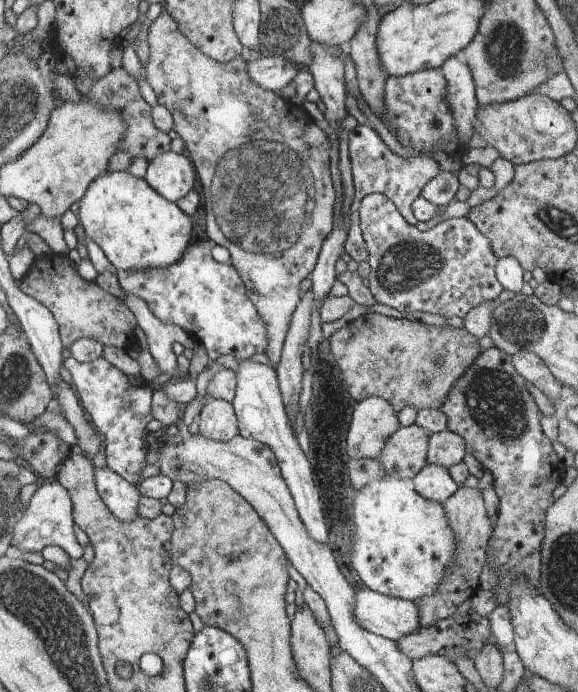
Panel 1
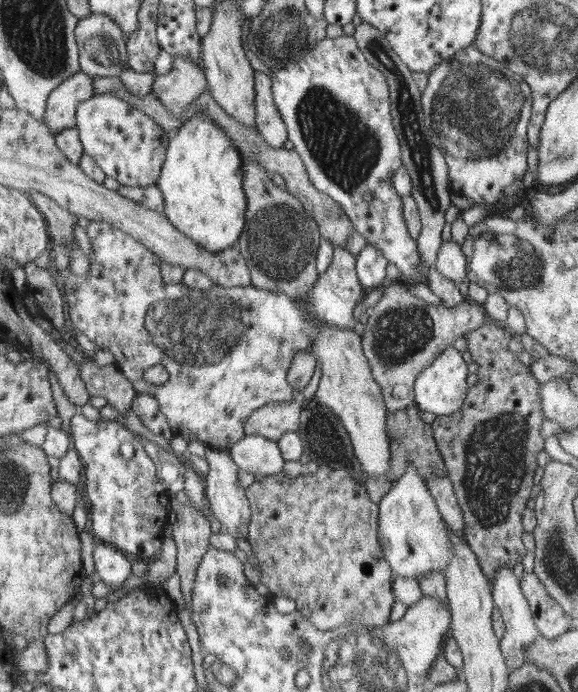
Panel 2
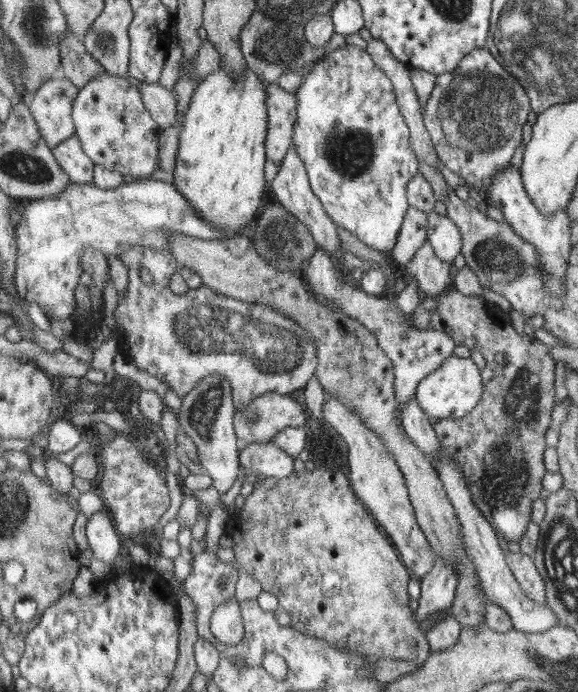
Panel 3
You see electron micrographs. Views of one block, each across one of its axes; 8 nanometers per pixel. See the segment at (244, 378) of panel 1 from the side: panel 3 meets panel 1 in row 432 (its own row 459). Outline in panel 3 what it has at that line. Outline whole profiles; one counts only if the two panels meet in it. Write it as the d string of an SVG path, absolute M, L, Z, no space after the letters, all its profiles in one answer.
M271 441L250 442L239 450L239 465L274 479L286 478L294 471L294 458Z

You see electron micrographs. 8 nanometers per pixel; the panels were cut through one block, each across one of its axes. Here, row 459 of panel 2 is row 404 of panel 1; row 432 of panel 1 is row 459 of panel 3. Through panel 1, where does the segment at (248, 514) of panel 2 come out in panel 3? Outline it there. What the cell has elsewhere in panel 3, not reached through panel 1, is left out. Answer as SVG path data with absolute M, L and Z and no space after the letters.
M221 374L206 375L187 394L181 398L179 423L181 432L187 434L197 446L199 462L208 476L211 476L212 486L219 494L224 494L232 488L239 474L239 439L235 432L233 403L233 388L231 382Z

